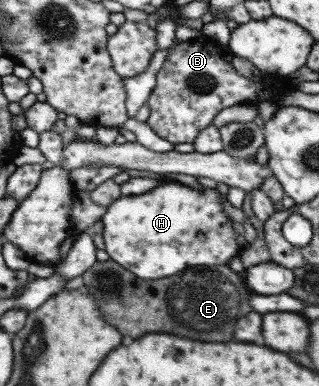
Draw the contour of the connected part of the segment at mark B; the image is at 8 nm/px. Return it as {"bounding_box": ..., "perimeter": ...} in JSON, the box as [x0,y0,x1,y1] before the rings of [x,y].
{"bounding_box":[145,34,288,145],"perimeter":[[[201,34],[191,41],[175,41],[170,48],[164,64],[156,73],[155,85],[145,103],[150,107],[146,123],[156,136],[168,140],[172,145],[191,143],[222,108],[268,101],[287,88],[282,86],[288,82],[285,78],[263,76],[261,80],[254,81],[238,74],[230,65],[233,55],[228,50],[228,42],[220,44]]]}

